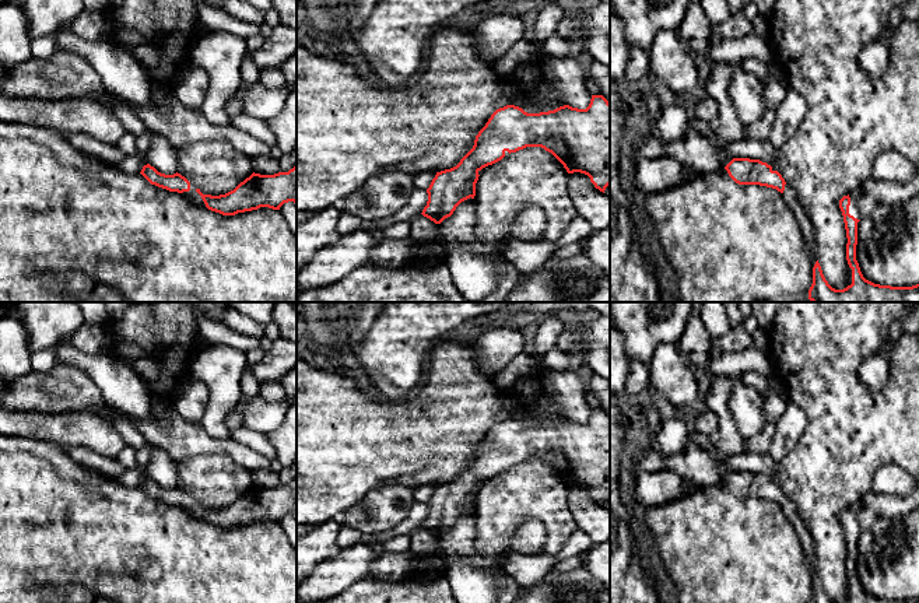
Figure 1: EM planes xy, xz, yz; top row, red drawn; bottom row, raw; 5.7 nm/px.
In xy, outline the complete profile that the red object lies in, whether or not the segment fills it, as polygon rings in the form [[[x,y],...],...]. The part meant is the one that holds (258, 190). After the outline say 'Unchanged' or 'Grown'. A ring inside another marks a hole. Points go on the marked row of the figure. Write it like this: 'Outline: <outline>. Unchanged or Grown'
Outline: [[[150,164],[144,165],[140,173],[151,185],[182,193],[192,203],[206,206],[208,210],[222,215],[235,215],[260,207],[280,210],[284,203],[297,203],[297,165],[288,172],[274,175],[253,172],[234,190],[220,196],[203,194],[180,173],[165,175]]]. Grown

